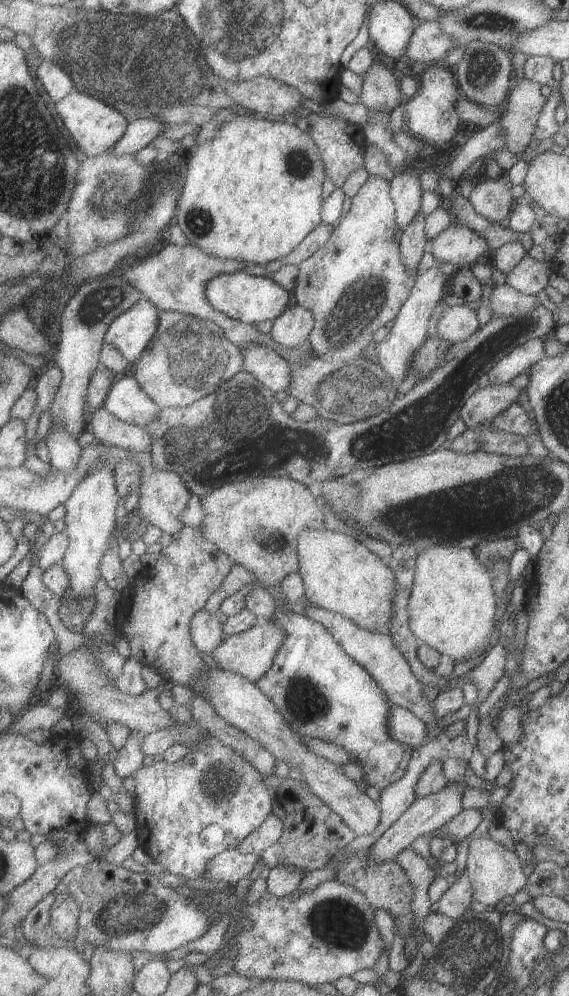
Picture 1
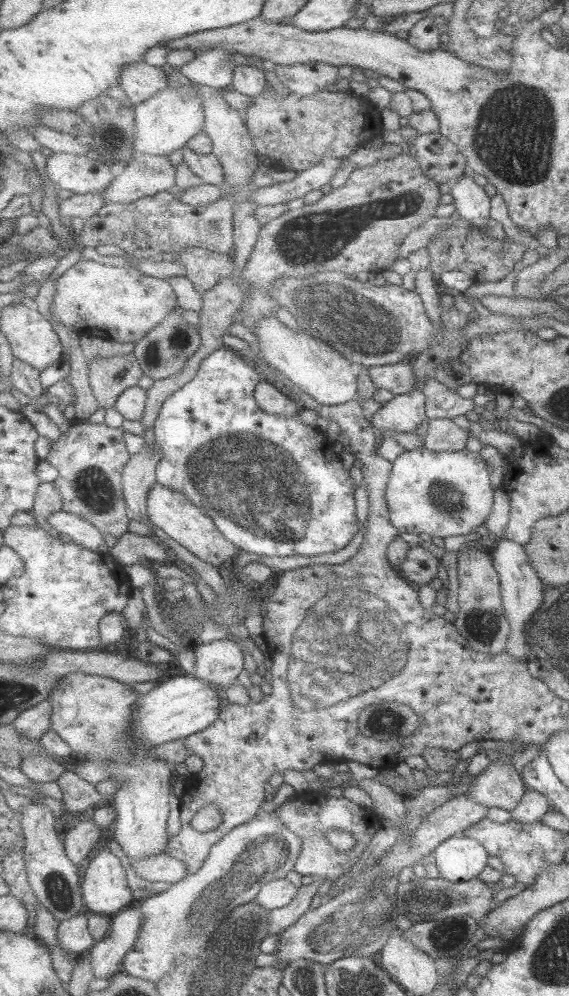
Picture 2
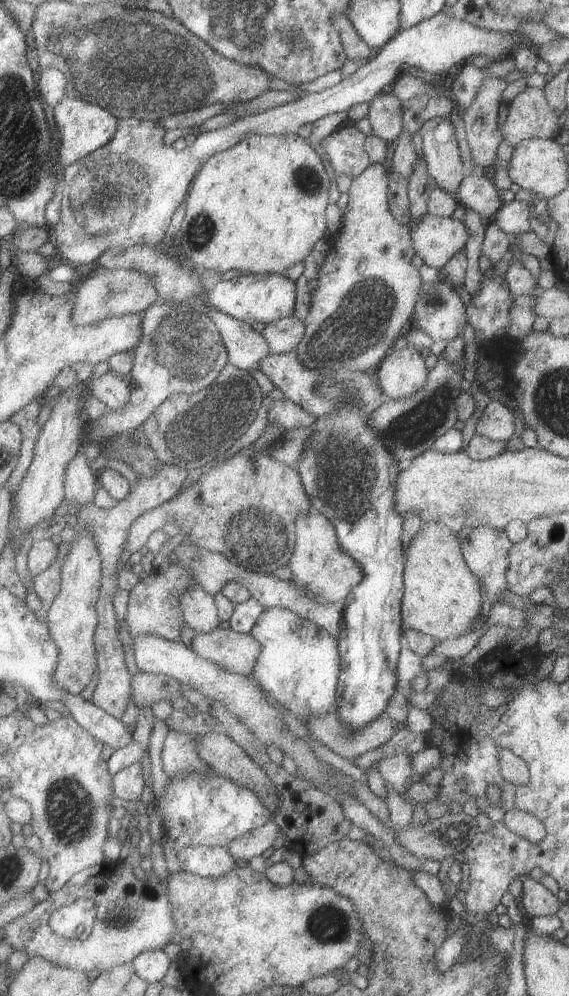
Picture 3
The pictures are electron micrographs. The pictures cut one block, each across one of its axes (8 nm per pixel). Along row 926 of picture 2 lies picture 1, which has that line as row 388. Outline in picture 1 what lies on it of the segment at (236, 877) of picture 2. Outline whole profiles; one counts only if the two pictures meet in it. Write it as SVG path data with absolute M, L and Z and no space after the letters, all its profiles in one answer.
M161 312L158 333L137 363L134 377L162 410L183 408L217 392L242 372L243 366L243 350L230 342L218 323L181 312Z

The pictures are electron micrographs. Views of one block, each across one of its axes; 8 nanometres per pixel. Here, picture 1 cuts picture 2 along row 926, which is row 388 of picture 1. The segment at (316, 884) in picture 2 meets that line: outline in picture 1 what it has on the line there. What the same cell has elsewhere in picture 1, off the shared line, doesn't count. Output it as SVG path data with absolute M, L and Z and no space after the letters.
M249 344L241 350L245 358L243 371L255 374L273 393L284 392L289 395L293 372L289 361L267 344Z

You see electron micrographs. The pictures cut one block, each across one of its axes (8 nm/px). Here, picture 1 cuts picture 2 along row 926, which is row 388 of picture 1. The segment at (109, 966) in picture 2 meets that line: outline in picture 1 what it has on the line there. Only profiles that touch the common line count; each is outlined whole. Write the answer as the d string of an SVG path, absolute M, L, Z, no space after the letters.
M130 375L111 385L102 405L122 422L141 427L159 420L162 411L136 378Z

